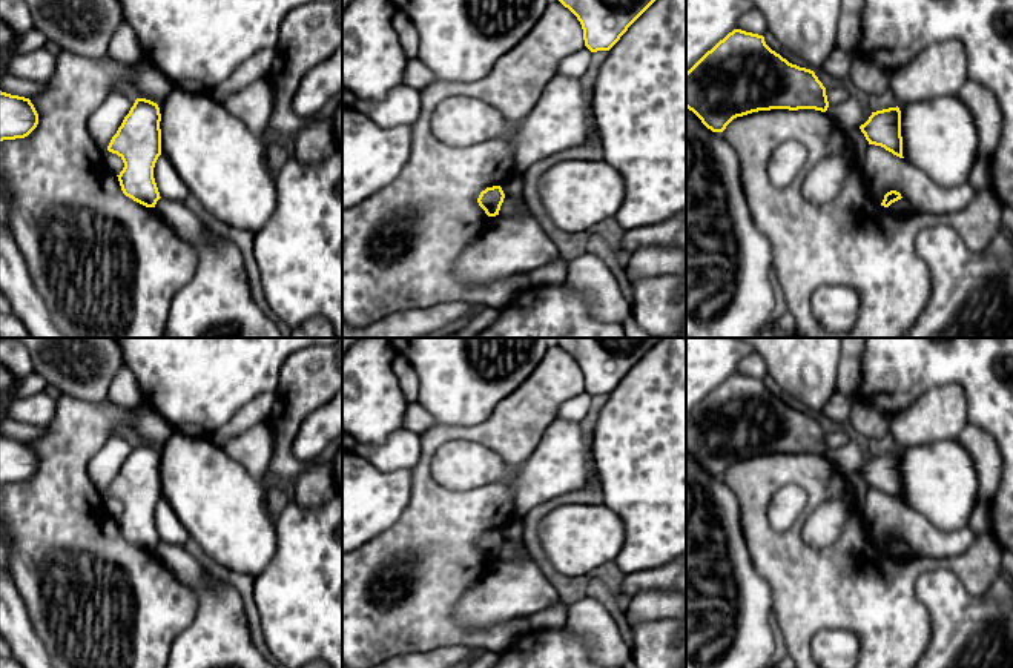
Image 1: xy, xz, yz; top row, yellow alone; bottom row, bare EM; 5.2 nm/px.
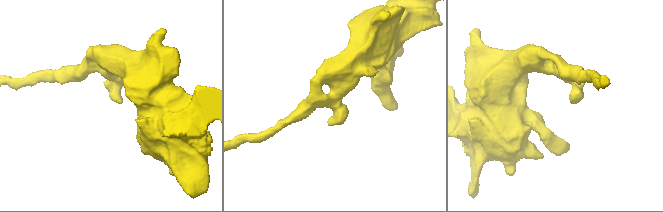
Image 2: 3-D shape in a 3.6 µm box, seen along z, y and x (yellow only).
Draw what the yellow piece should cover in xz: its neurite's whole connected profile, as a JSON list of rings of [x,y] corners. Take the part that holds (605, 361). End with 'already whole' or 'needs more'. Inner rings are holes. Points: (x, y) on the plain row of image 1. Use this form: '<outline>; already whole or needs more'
[[[553,338],[580,365],[591,396],[609,395],[662,338]]]; already whole

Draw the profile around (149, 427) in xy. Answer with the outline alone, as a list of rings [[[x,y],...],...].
[[[143,401],[134,410],[137,416],[124,435],[132,438],[135,442],[146,442],[153,447],[161,447],[175,432],[173,427],[147,402]]]

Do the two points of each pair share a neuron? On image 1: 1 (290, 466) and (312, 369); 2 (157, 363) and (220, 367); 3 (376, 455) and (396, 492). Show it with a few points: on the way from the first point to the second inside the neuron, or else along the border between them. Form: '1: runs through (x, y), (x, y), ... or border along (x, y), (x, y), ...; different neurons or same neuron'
1: runs through (284, 441), (284, 419), (300, 393); same neuron
2: runs through (172, 363), (204, 363); same neuron
3: border along (358, 453), (384, 472), (409, 470); different neurons

